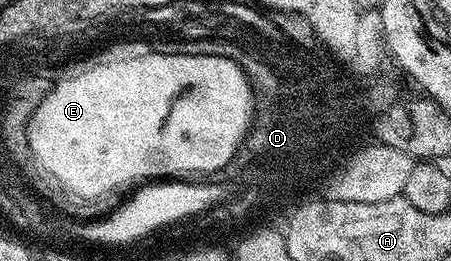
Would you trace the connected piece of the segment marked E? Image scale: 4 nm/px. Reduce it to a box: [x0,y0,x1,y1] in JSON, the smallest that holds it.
[31,50,253,194]

